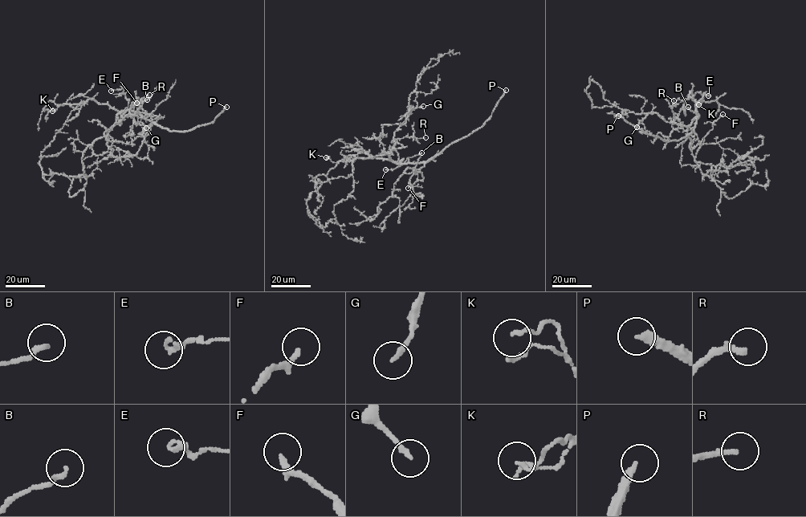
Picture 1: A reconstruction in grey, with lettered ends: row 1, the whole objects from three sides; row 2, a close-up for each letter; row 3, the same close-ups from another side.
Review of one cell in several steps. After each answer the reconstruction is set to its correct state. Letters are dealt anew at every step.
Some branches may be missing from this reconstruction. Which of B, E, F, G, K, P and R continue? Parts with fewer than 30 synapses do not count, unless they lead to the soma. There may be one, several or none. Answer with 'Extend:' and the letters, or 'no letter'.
Extend: P, R

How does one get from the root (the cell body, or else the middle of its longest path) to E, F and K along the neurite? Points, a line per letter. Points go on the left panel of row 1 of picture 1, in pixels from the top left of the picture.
E: (111, 127), (116, 116), (128, 106), (128, 100), (124, 88), (111, 91)
F: (111, 127), (121, 111), (134, 110), (152, 122), (144, 136), (147, 136), (151, 117), (136, 103)
K: (111, 127), (118, 111), (107, 104), (99, 104), (93, 99), (79, 103), (61, 104), (52, 111)

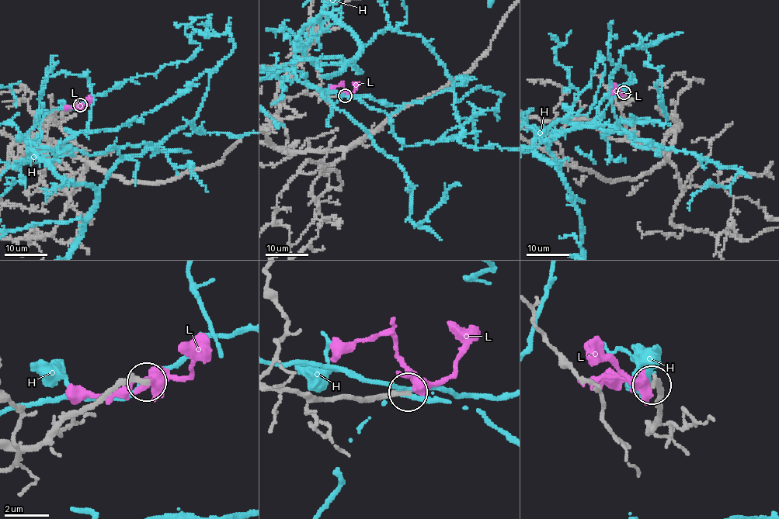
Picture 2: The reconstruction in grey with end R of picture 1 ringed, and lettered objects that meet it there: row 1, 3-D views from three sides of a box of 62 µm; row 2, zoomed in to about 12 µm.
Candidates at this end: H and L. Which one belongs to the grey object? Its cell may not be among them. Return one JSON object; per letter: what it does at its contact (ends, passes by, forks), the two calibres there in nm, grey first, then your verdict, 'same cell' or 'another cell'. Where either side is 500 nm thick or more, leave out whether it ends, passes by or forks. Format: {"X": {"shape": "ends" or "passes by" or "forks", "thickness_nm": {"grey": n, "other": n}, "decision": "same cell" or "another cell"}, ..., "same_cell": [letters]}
{"H": {"shape": "passes by", "thickness_nm": {"grey": 240, "other": 220}, "decision": "another cell"}, "L": {"shape": "forks", "thickness_nm": {"grey": 200, "other": 380}, "decision": "another cell"}, "same_cell": []}

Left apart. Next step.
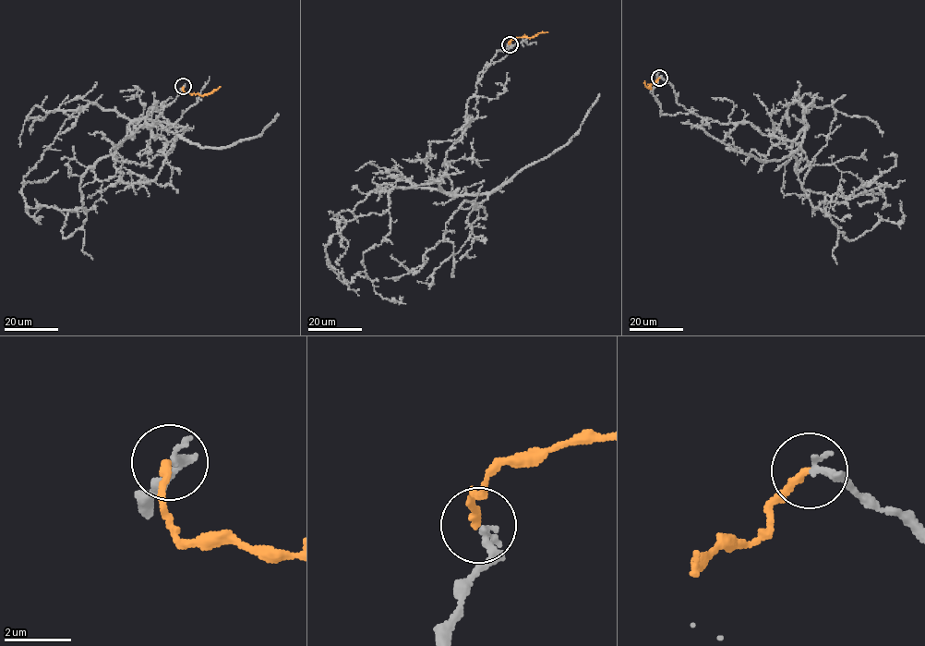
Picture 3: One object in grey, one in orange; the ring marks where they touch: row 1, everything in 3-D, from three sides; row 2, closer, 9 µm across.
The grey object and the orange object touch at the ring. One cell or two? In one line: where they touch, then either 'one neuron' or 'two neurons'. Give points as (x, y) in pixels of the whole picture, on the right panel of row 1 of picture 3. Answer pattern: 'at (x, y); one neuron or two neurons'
at (659, 78); one neuron

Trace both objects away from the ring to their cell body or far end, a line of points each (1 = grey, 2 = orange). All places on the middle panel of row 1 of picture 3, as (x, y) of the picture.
1: (510, 44), (478, 76), (440, 179), (394, 188), (389, 209), (331, 237), (327, 263), (338, 278), (365, 271)
2: (510, 44), (511, 39), (547, 31)

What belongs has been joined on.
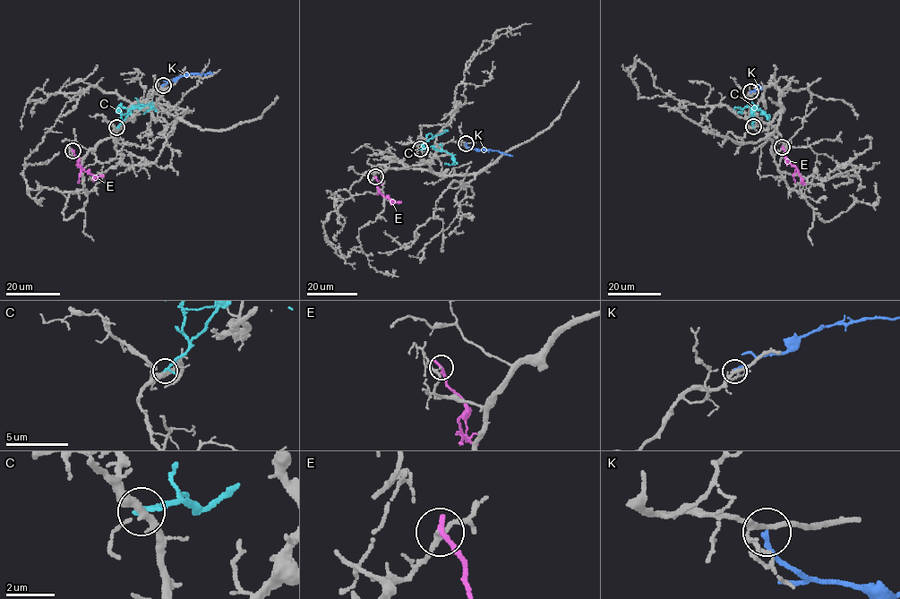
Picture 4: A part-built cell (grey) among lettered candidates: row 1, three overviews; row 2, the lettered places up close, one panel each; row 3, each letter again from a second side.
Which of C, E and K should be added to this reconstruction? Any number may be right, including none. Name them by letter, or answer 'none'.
none

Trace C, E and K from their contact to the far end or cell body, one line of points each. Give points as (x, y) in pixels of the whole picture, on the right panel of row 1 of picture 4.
C: (753, 126), (752, 112), (756, 108), (770, 115), (767, 120)
E: (782, 147), (785, 158), (797, 168), (801, 180)
K: (750, 91), (756, 89), (758, 85), (761, 89)

